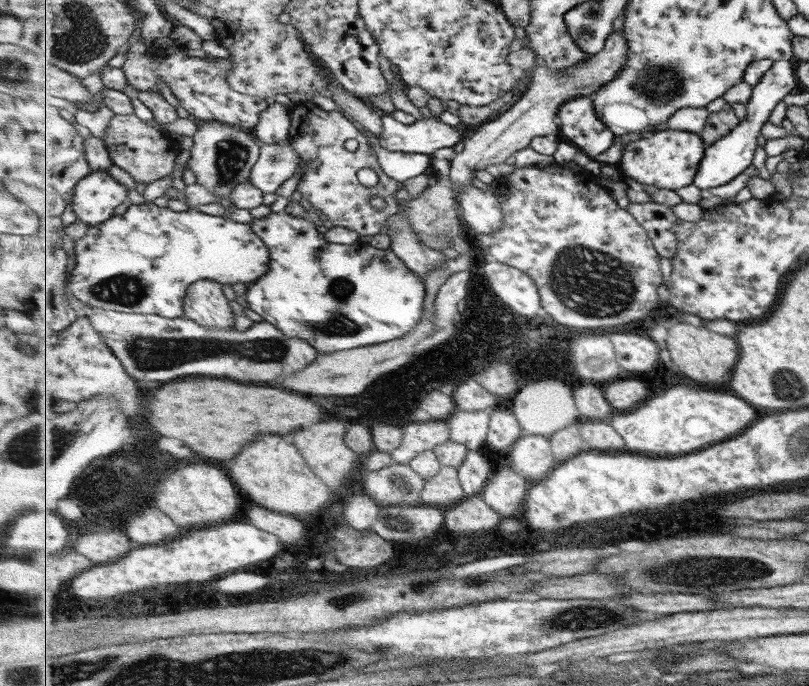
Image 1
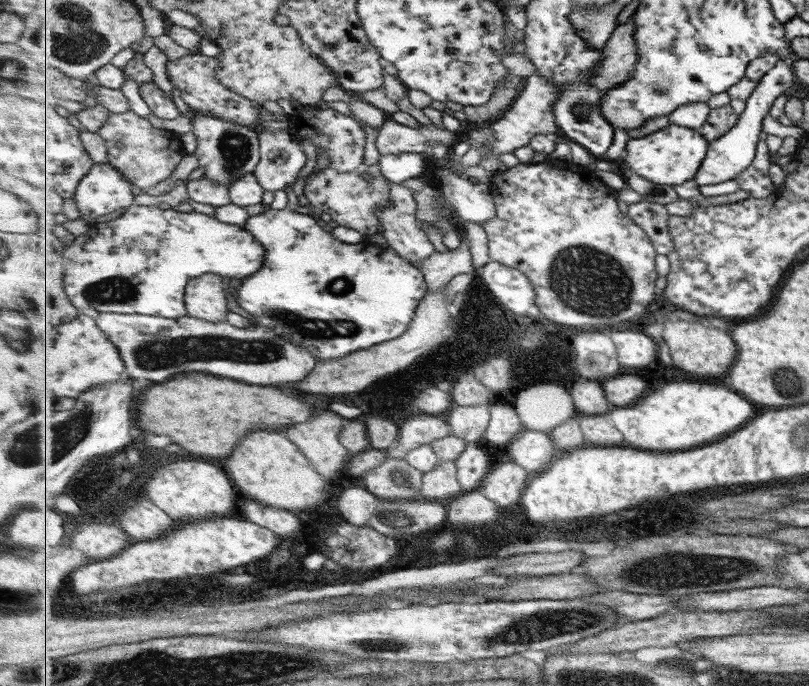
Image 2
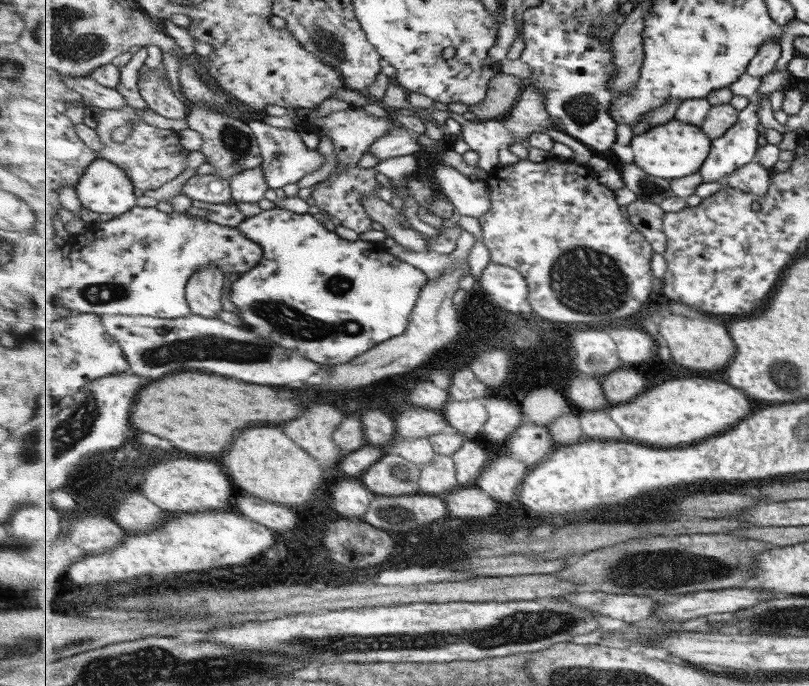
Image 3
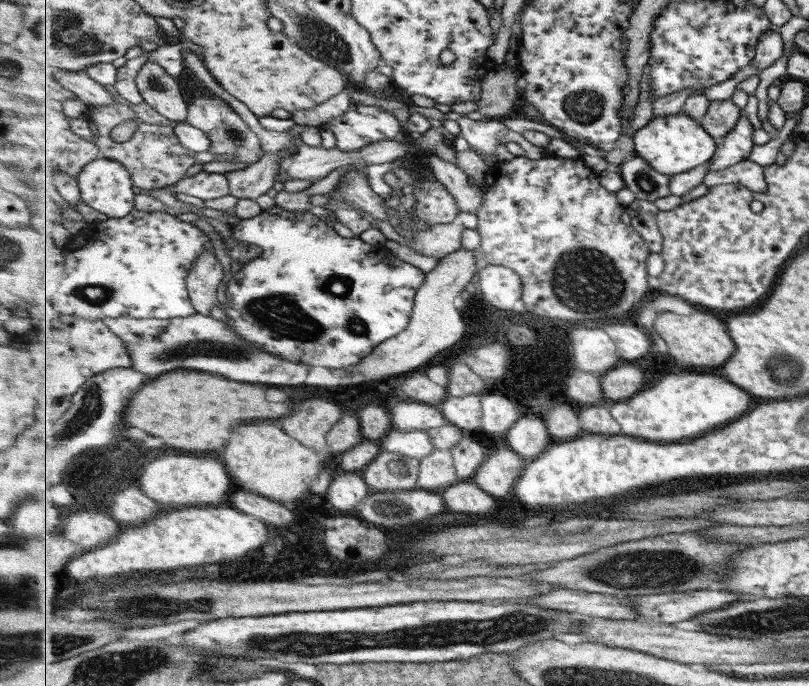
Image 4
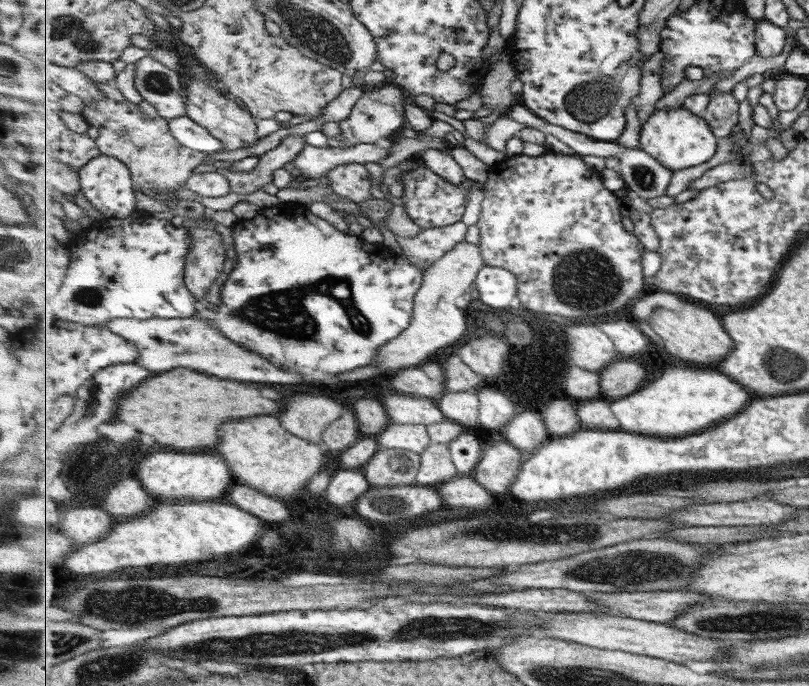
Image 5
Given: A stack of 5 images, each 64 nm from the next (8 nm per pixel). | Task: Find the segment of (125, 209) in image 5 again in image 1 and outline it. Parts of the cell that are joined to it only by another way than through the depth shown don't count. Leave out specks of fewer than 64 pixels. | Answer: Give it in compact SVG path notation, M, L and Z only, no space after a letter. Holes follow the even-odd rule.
M91 171L78 182L71 206L89 227L99 226L113 217L115 208L125 204L129 192L111 172Z

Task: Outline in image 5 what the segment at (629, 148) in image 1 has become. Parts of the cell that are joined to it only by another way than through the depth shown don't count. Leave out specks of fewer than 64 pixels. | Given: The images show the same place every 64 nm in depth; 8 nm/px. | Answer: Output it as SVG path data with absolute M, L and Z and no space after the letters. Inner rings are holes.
M673 107L657 109L641 127L639 147L675 171L705 164L718 154L719 140L707 120L693 114L691 109Z

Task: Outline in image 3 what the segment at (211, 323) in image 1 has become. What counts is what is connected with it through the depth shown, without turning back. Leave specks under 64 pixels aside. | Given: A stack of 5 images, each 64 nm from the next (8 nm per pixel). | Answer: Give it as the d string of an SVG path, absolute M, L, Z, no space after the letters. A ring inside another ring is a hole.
M209 265L191 276L186 297L196 315L215 317L223 310L225 274L217 265Z

